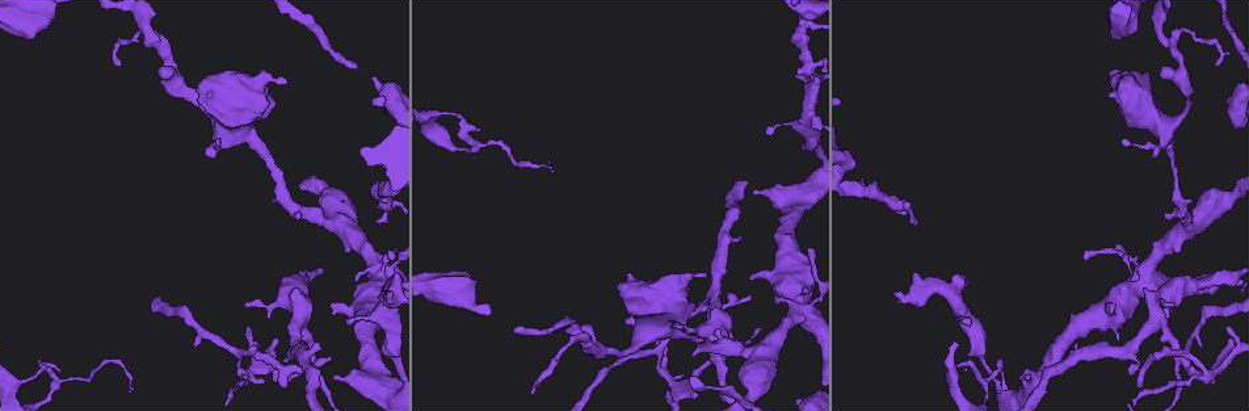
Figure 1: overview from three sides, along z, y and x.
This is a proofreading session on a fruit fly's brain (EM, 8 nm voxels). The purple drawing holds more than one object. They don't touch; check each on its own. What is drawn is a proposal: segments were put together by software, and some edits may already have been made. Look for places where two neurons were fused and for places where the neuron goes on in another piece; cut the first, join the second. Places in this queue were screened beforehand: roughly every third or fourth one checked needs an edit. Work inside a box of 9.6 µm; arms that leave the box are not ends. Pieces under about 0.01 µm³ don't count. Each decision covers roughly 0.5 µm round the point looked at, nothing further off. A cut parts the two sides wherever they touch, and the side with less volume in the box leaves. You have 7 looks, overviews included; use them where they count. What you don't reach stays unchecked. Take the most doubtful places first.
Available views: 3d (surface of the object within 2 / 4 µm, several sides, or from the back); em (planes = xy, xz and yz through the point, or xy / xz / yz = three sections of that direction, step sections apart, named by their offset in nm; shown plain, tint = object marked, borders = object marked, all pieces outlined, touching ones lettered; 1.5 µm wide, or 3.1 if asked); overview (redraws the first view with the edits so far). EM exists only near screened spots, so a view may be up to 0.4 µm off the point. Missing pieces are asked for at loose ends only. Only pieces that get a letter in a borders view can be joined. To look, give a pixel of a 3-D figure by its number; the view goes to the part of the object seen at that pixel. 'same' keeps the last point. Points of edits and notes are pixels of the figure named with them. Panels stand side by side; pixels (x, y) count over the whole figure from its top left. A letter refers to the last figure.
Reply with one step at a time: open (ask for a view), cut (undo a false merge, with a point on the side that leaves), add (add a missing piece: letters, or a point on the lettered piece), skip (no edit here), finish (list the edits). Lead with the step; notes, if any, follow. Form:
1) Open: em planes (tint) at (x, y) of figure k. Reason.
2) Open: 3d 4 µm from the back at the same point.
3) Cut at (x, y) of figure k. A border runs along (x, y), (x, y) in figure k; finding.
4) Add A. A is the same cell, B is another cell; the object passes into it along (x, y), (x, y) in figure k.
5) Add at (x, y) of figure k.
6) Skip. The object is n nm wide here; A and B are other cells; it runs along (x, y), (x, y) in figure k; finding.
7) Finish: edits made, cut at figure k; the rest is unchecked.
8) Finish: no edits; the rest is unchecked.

Open: 3d 4 µm at (377, 220) of figure 1. Free end.

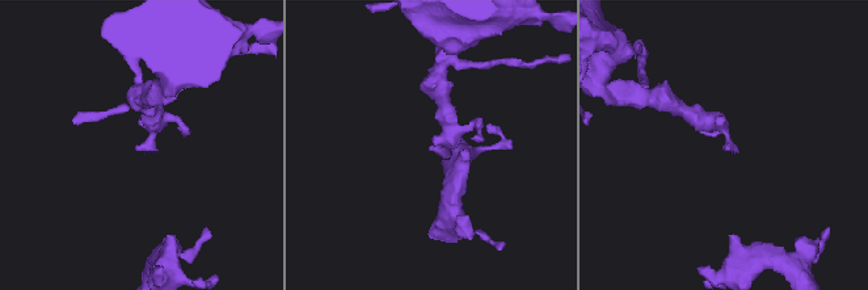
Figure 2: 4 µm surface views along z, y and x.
Open: em planes (borders) at (136, 150) of figure 2. Shape alone is not enough.

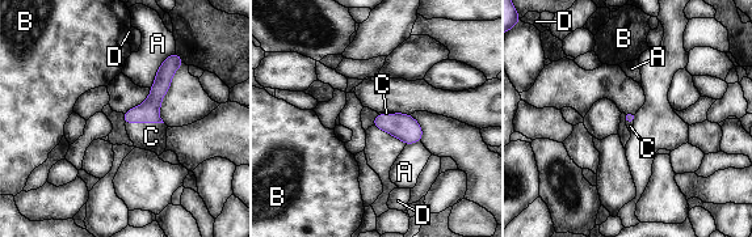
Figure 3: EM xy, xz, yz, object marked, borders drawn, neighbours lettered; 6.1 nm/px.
Add C. C is the same cell, A, B and D are other cells; the neuron continues.

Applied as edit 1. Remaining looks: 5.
Open: 3d 4 µm at (779, 297) of figure 1. Thick end.

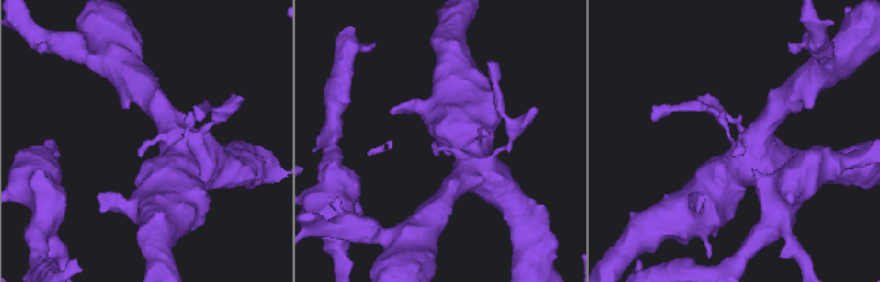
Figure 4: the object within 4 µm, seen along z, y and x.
Open: em planes (borders) at (732, 156) of figure 4. Shape alone is not enough.

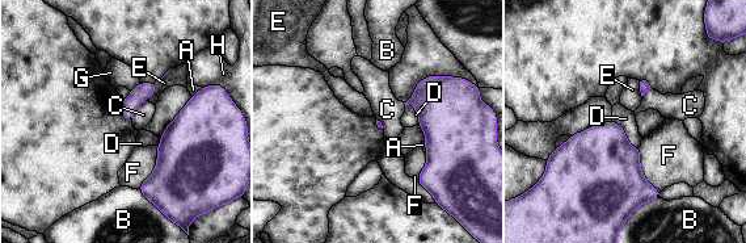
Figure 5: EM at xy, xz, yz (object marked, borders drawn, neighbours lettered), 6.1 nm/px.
Skip. The longest contact is with F, 320 nm; A, B, C, D, E, F, G and H are other cells; no lettered piece goes on from it.

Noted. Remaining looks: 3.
Open: 3d 4 µm at (159, 42) of figure 1. Narrows sharply.

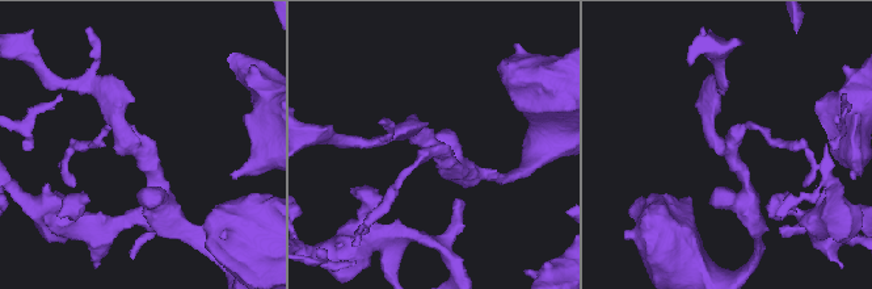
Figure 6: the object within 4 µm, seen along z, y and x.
Open: em planes (borders) at (137, 148) of figure 6. 3 arms meet here; need the tissue.

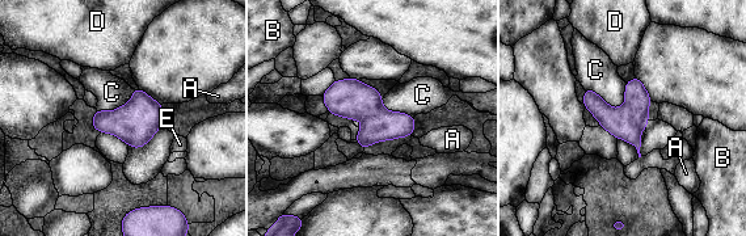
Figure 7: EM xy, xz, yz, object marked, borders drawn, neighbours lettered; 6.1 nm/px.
Skip. A, B, C, D and E are other cells; one neuron here.

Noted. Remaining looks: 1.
Finish: edits made, add at figure 3; the rest is unchecked.

